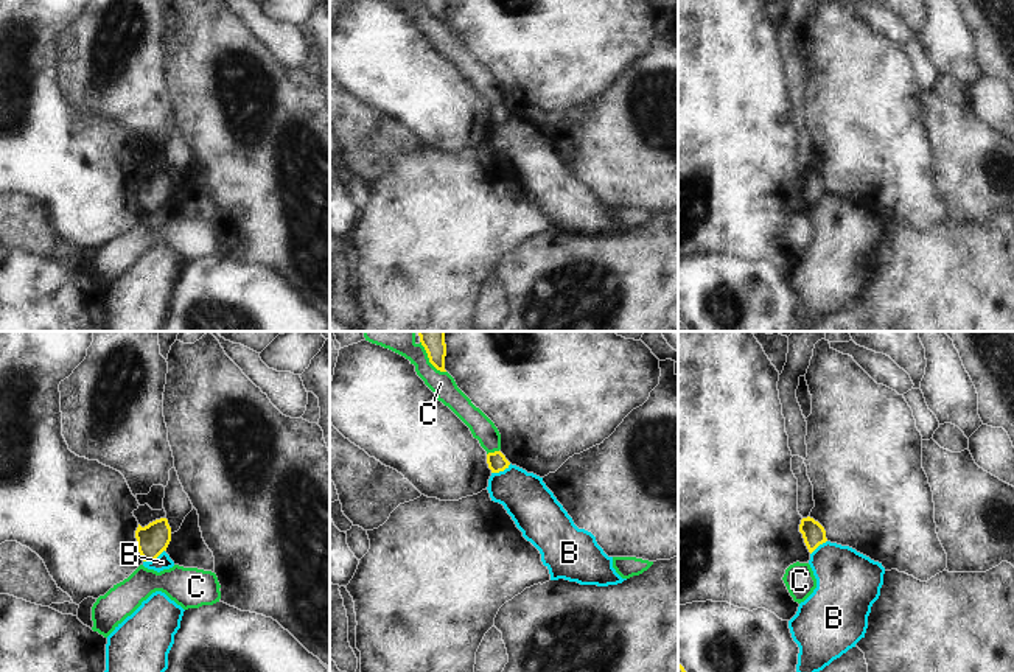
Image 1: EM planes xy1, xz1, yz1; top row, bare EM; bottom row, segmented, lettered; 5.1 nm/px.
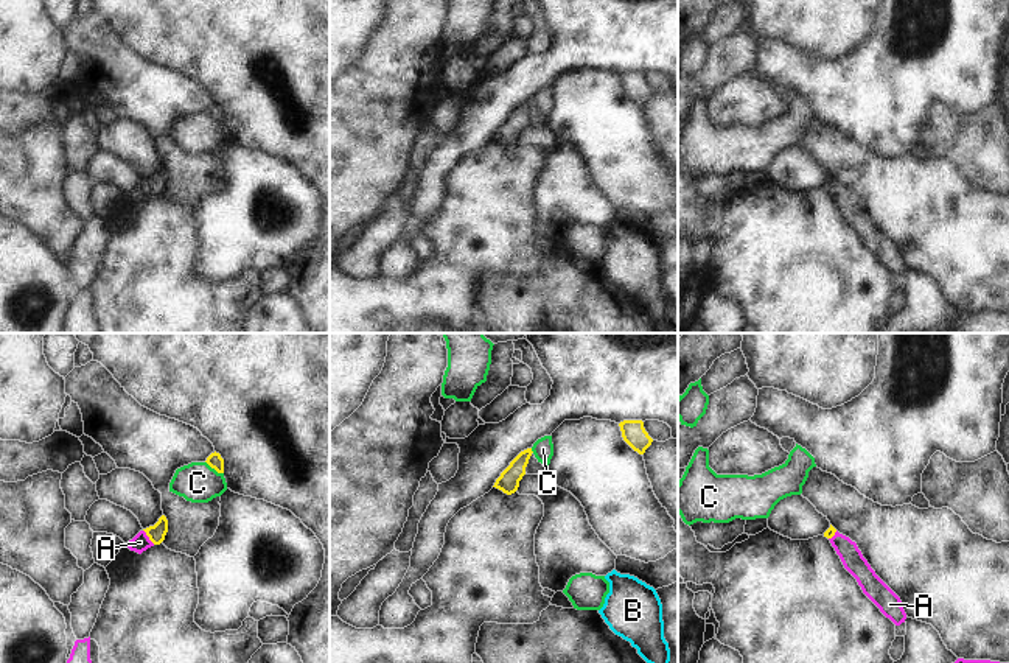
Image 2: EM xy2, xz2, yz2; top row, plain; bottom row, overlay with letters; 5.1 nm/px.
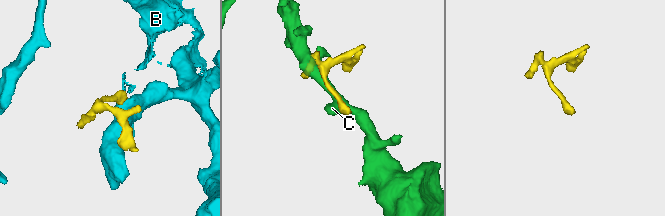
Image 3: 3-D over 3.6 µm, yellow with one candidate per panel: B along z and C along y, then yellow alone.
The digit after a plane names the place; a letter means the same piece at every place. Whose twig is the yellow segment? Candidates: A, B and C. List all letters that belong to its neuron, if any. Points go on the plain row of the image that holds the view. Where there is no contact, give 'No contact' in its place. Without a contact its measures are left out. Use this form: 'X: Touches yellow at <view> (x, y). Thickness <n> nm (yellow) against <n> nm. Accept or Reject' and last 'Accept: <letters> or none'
A: Touches yellow at xy2 (148, 187). Thickness 90 nm (yellow) against 90 nm. Accept
B: Touches yellow at xy1 (153, 210). Thickness 160 nm (yellow) against 80 nm. Reject
C: Touches yellow at xz1 (431, 14). Thickness 80 nm (yellow) against 120 nm. Reject
Accept: A

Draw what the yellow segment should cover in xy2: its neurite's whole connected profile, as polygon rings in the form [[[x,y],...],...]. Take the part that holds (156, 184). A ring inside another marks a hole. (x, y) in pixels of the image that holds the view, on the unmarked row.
[[[165,167],[159,170],[154,177],[140,182],[132,191],[127,193],[127,199],[141,205],[154,196],[160,196],[168,184],[168,171]]]

